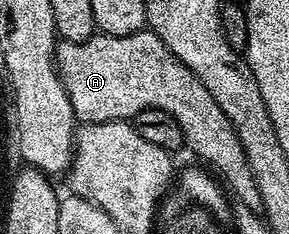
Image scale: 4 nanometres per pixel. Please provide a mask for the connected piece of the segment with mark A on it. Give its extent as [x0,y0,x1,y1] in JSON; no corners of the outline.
[56,30,261,213]

